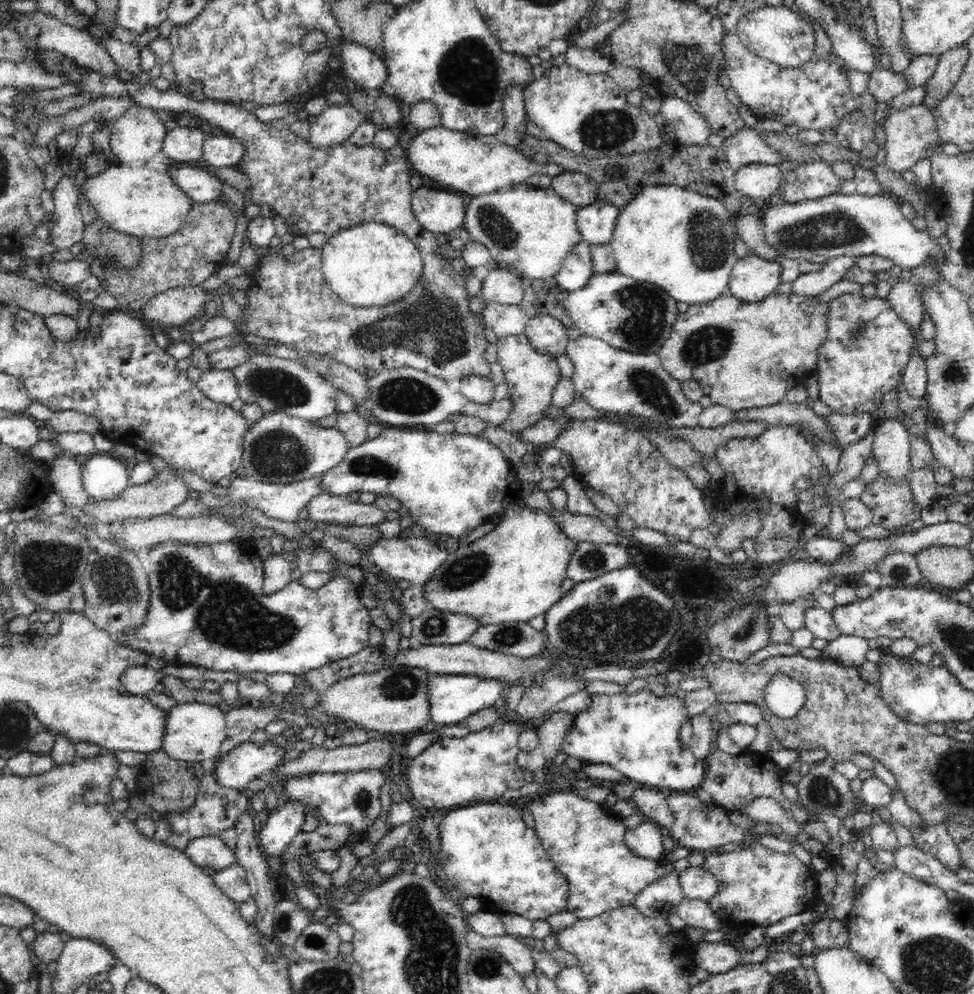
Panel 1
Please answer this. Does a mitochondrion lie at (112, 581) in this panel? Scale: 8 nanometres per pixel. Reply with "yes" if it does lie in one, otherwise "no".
yes

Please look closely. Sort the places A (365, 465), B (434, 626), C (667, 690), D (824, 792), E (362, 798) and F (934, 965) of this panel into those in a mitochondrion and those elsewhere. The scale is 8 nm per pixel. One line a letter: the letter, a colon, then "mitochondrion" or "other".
A: mitochondrion
B: mitochondrion
C: other
D: mitochondrion
E: mitochondrion
F: mitochondrion

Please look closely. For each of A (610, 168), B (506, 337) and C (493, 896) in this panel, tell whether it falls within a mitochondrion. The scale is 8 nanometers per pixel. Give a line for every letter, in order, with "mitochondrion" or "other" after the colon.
A: mitochondrion
B: other
C: other

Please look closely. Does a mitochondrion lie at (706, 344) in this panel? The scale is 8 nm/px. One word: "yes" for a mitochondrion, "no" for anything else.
yes

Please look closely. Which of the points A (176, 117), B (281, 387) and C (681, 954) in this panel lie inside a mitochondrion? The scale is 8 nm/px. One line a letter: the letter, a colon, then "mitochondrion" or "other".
A: other
B: mitochondrion
C: other

